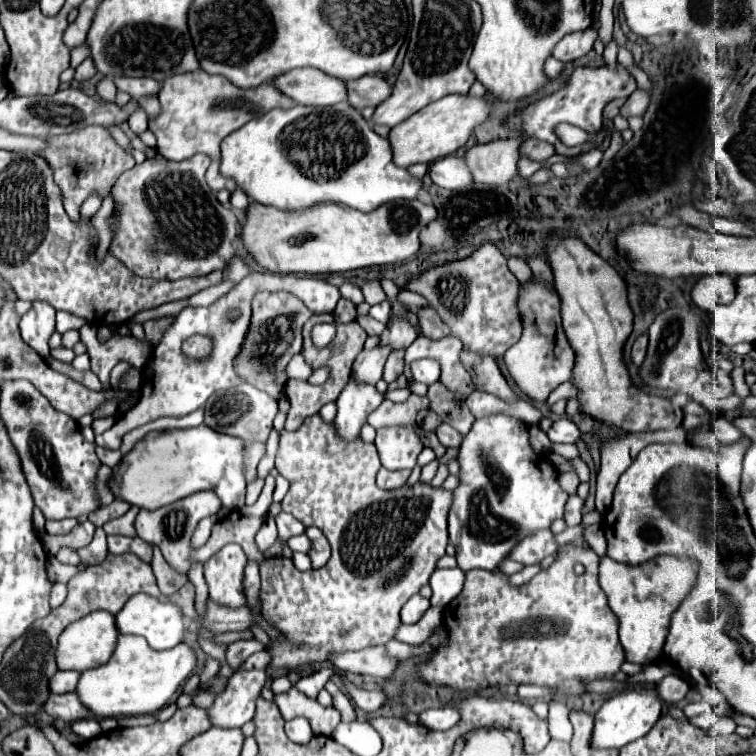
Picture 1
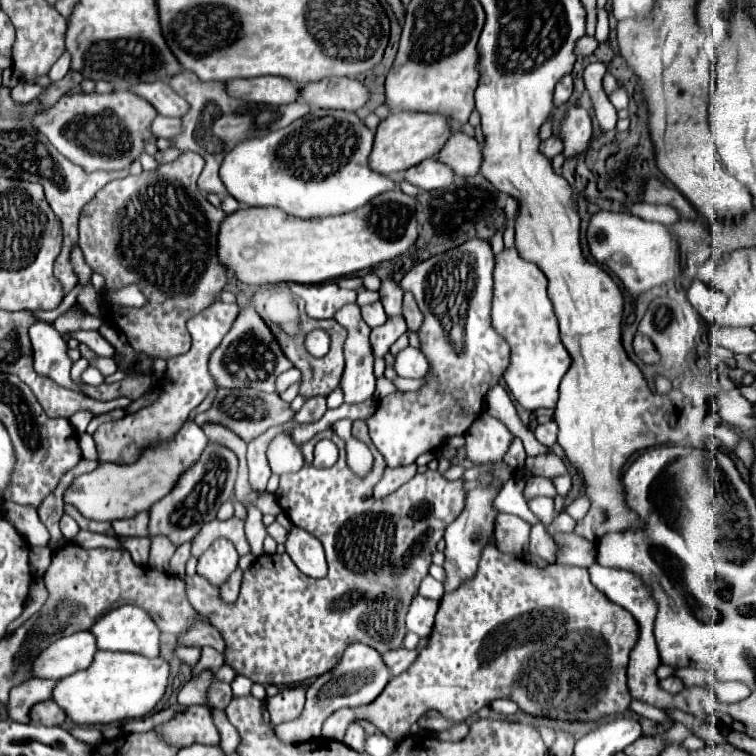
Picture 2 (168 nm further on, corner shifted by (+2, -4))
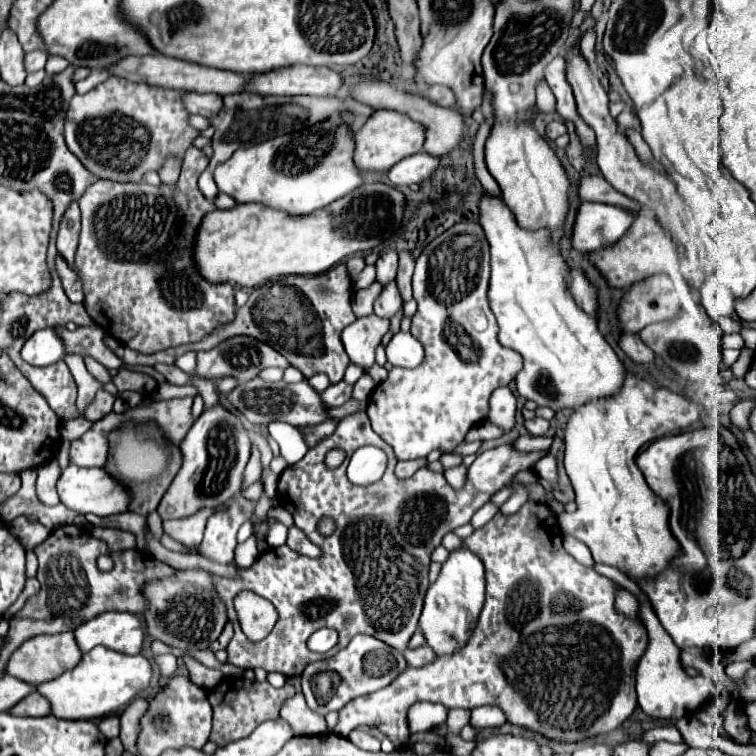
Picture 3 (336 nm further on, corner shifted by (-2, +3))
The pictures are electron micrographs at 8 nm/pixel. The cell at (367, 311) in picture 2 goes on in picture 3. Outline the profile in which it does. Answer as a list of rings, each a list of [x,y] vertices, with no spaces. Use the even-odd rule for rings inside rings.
[[[377,282],[373,286],[365,288],[365,290],[357,290],[355,296],[353,296],[353,312],[357,316],[369,316],[369,314],[373,314],[373,304],[379,298],[381,290],[383,290],[383,286],[377,284]]]

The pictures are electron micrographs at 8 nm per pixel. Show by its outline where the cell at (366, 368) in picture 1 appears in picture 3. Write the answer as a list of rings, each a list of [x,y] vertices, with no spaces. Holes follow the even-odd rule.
[[[395,282],[383,286],[383,292],[375,302],[375,314],[381,316],[381,318],[391,320],[401,308],[403,308],[403,300],[399,296],[399,290],[397,290]]]

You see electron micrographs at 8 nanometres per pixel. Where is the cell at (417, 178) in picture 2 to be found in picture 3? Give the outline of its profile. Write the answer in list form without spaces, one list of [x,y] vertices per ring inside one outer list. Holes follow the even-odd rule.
[[[419,152],[413,156],[407,156],[405,160],[397,162],[389,170],[389,180],[393,186],[411,186],[411,184],[421,184],[429,180],[435,170],[439,168],[439,160],[429,156],[427,152]]]

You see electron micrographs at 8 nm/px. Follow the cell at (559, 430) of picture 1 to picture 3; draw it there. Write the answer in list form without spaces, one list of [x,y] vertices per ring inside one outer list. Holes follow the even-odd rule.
[[[533,418],[533,420],[525,420],[525,428],[529,430],[529,434],[533,436],[543,436],[549,432],[549,420],[545,418]]]

